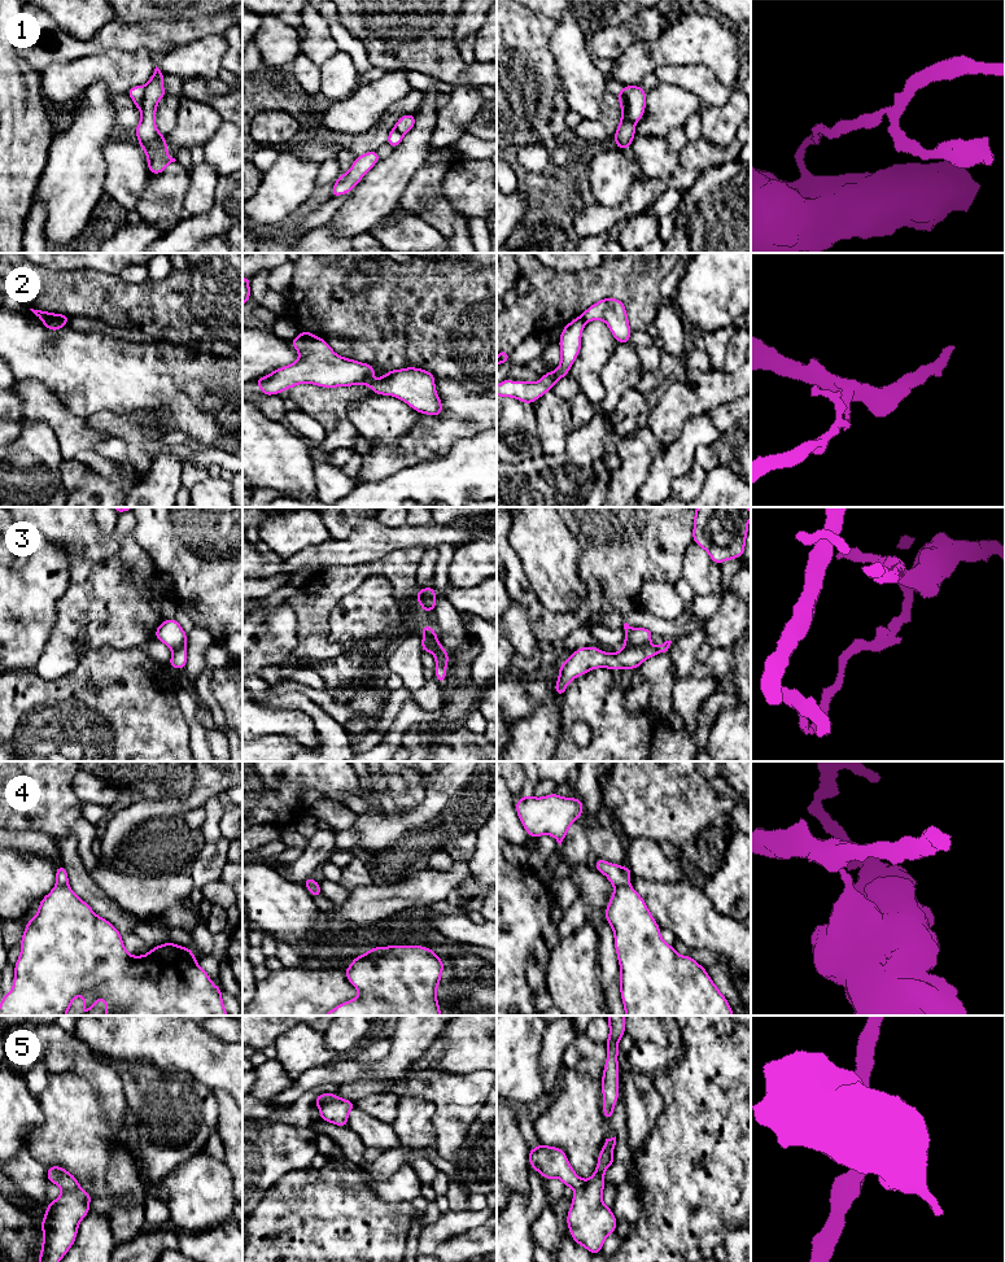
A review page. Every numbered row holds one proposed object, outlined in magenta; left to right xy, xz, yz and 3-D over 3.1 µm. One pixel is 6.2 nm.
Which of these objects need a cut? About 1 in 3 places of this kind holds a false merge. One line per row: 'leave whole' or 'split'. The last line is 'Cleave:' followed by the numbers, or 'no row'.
1: split
2: split
3: split
4: split
5: split
Cleave: 1, 2, 3, 4, 5

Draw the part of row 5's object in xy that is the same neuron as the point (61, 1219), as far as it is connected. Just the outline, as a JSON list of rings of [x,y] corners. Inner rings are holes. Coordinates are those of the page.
[[[78,1187],[62,1191],[48,1204],[40,1223],[44,1237],[38,1262],[60,1262],[64,1258],[77,1239],[79,1223],[91,1211],[91,1200],[92,1196]]]

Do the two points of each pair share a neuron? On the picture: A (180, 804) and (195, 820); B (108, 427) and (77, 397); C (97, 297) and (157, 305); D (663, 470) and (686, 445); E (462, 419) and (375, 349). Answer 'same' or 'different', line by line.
A: different
B: different
C: same
D: same
E: different

